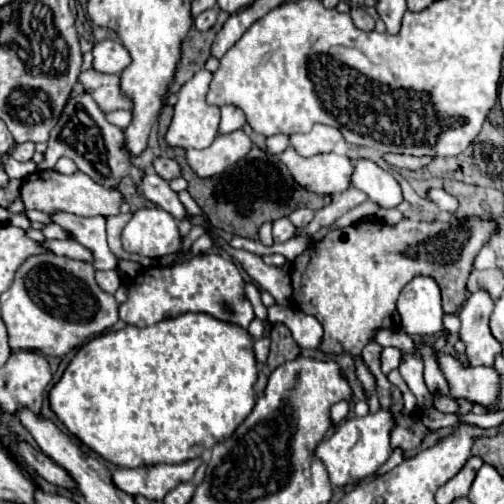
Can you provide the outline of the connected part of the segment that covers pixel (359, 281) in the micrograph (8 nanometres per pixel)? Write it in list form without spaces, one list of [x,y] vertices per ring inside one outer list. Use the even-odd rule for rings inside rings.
[[[470,216],[470,218],[450,218],[448,222],[414,222],[408,218],[402,218],[398,224],[388,226],[378,220],[362,220],[354,226],[332,230],[328,232],[320,242],[314,242],[310,248],[306,248],[294,262],[292,262],[292,300],[294,306],[306,314],[312,314],[318,318],[318,322],[324,326],[324,338],[320,344],[320,350],[324,352],[346,352],[352,356],[358,356],[374,338],[376,328],[400,328],[400,320],[396,314],[396,300],[400,290],[412,276],[424,274],[432,276],[440,288],[442,288],[442,304],[444,312],[456,312],[462,302],[466,300],[466,280],[472,270],[474,258],[480,252],[484,244],[492,238],[492,234],[498,230],[498,222],[494,218],[484,216]]]

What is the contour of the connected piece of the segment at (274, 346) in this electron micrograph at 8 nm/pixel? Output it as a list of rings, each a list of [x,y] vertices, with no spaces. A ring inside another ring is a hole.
[[[274,326],[272,328],[272,344],[270,344],[270,354],[268,360],[264,364],[260,364],[260,374],[258,374],[258,382],[254,386],[256,394],[260,394],[268,382],[268,376],[286,360],[294,360],[300,354],[298,344],[294,342],[290,330],[286,326]]]

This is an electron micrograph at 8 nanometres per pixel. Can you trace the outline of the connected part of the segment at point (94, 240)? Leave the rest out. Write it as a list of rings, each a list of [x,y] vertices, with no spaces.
[[[54,212],[50,216],[56,224],[60,224],[64,230],[72,232],[74,238],[92,250],[94,254],[94,268],[104,268],[112,270],[116,268],[116,256],[110,252],[108,242],[106,242],[106,220],[104,216],[94,216],[94,218],[80,218],[72,216],[68,212]]]

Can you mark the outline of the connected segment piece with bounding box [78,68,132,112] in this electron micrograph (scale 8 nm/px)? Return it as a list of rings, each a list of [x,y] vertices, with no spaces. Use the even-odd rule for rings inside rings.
[[[90,68],[86,72],[80,72],[78,82],[96,100],[96,104],[104,112],[132,108],[132,100],[120,88],[120,76],[102,74],[102,72],[96,72]]]

